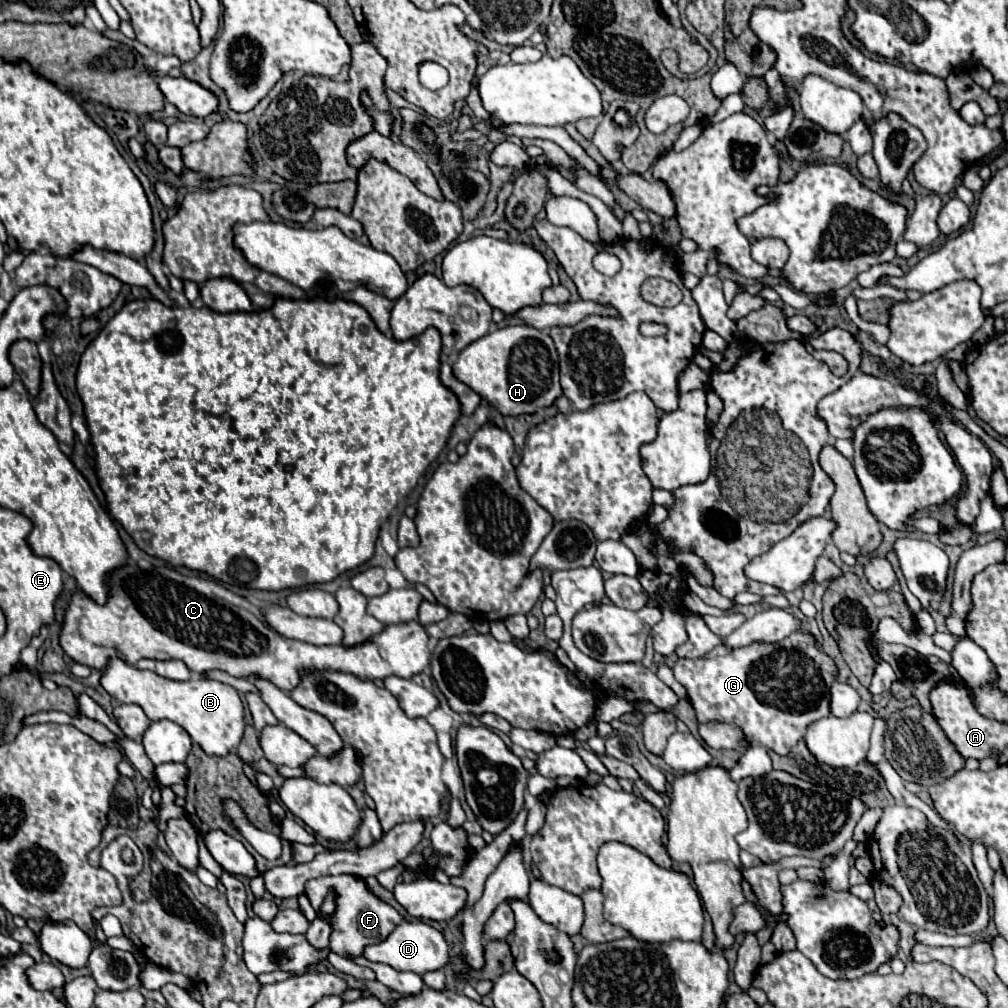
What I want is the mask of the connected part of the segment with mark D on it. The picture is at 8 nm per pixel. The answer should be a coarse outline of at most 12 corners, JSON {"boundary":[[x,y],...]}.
{"boundary":[[402,922],[364,958],[416,974],[448,964],[448,944],[424,922]]}

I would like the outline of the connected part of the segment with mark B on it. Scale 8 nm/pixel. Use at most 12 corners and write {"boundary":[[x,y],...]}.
{"boundary":[[110,658],[100,684],[150,720],[180,724],[206,754],[244,734],[232,686],[176,682]]}

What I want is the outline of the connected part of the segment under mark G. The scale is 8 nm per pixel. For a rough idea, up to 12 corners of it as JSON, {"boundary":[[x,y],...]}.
{"boundary":[[794,632],[678,660],[698,722],[786,754],[830,714],[836,664]]}

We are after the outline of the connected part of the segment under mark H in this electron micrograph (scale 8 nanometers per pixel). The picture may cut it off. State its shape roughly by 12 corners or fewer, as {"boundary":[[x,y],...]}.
{"boundary":[[504,326],[466,346],[456,378],[500,414],[562,394],[554,340]]}

